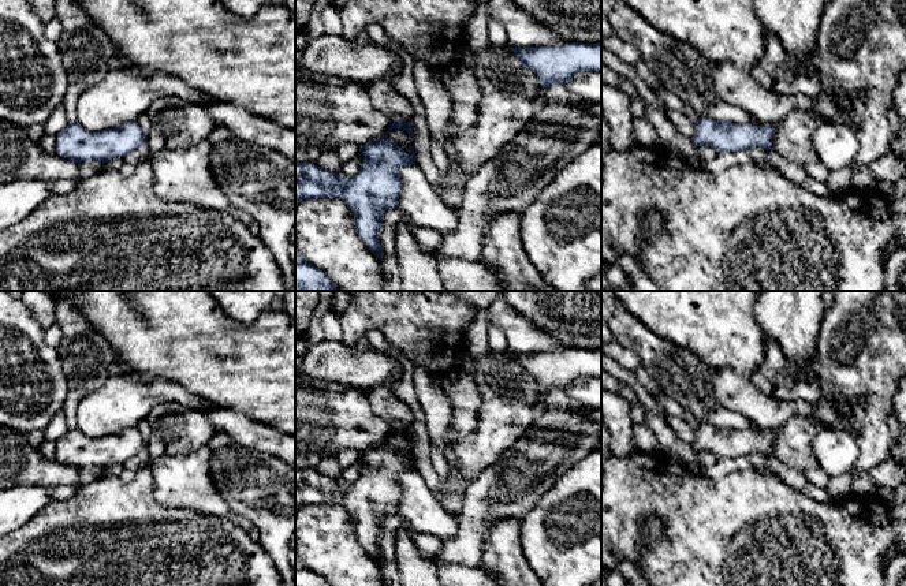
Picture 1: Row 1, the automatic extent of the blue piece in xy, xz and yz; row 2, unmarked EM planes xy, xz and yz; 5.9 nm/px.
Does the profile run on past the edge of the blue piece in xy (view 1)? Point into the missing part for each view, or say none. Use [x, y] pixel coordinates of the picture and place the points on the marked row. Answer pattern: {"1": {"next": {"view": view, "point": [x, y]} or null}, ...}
{"1": {"next": null}}

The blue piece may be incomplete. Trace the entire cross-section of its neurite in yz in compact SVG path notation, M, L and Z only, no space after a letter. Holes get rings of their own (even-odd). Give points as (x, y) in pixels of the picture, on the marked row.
M701 116L696 123L696 134L690 138L693 145L712 146L717 152L747 150L753 146L769 150L773 138L773 126L754 126L731 122L716 122Z

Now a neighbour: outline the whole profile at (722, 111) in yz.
M723 101L709 107L702 116L711 117L716 122L731 122L731 123L742 123L742 124L747 123L754 126L764 126L764 123L752 117L743 109Z

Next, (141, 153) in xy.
M145 112L137 119L137 123L142 128L145 141L139 148L134 149L133 152L130 152L127 156L123 157L126 164L134 164L134 165L149 157L150 149L148 138L152 128L152 116L148 112Z

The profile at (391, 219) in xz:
M387 209L381 216L380 246L383 250L381 272L384 277L383 291L400 291L400 280L398 277L398 257L395 251L396 229L406 220L404 214L398 209Z

